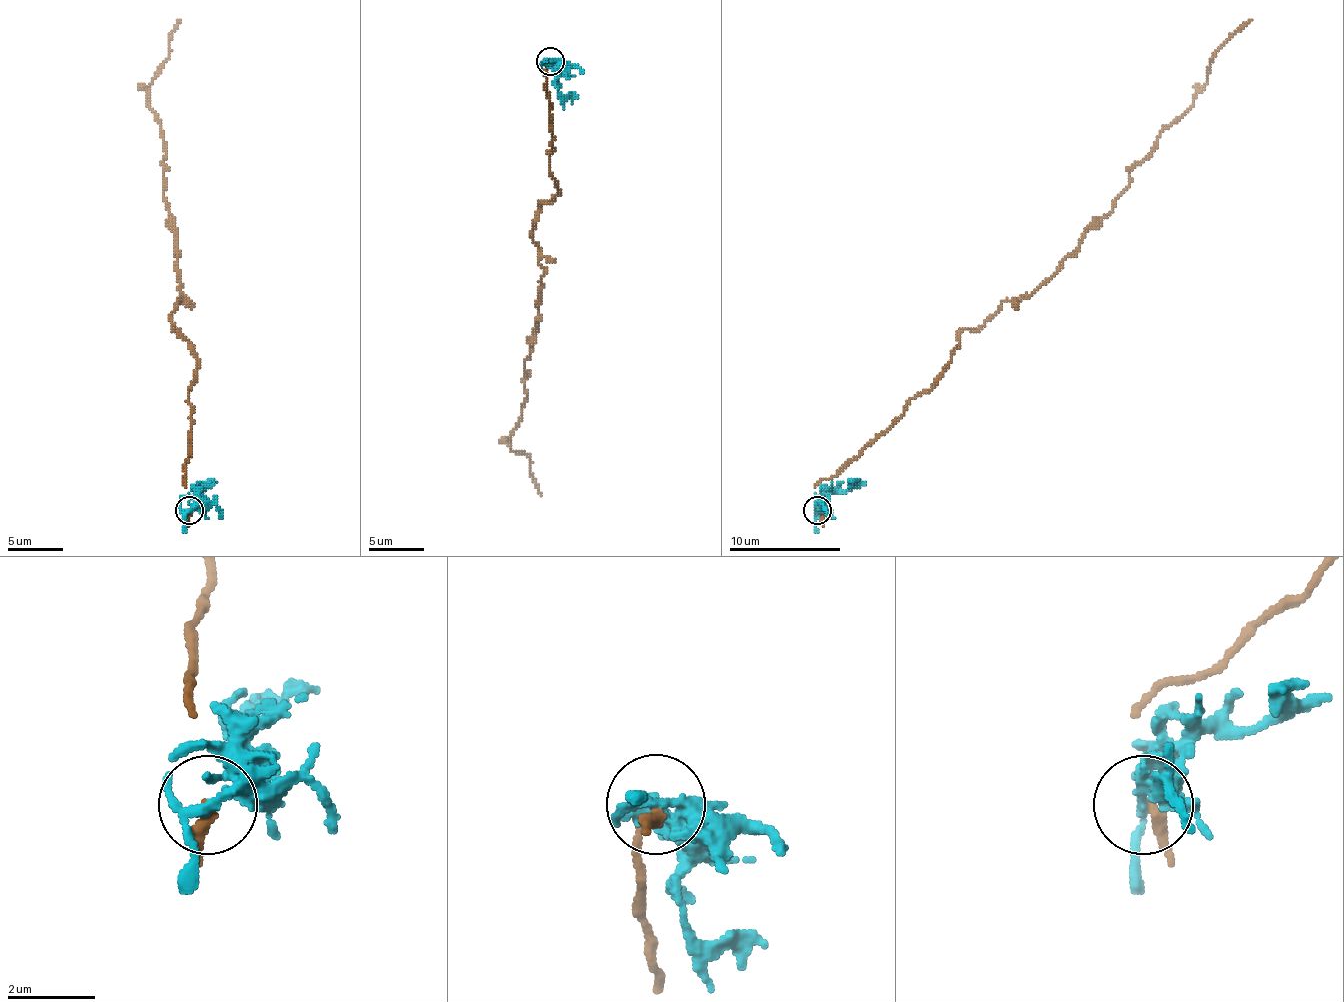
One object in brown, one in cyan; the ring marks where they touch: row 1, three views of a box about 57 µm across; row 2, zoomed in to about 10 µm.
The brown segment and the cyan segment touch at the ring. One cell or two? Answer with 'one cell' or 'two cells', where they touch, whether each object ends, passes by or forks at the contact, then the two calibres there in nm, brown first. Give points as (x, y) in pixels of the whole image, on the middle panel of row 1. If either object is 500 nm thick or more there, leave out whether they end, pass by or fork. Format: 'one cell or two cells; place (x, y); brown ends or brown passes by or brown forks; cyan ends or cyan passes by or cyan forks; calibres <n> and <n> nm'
two cells; place (550, 61); brown ends; cyan forks; calibres 280 and 160 nm

